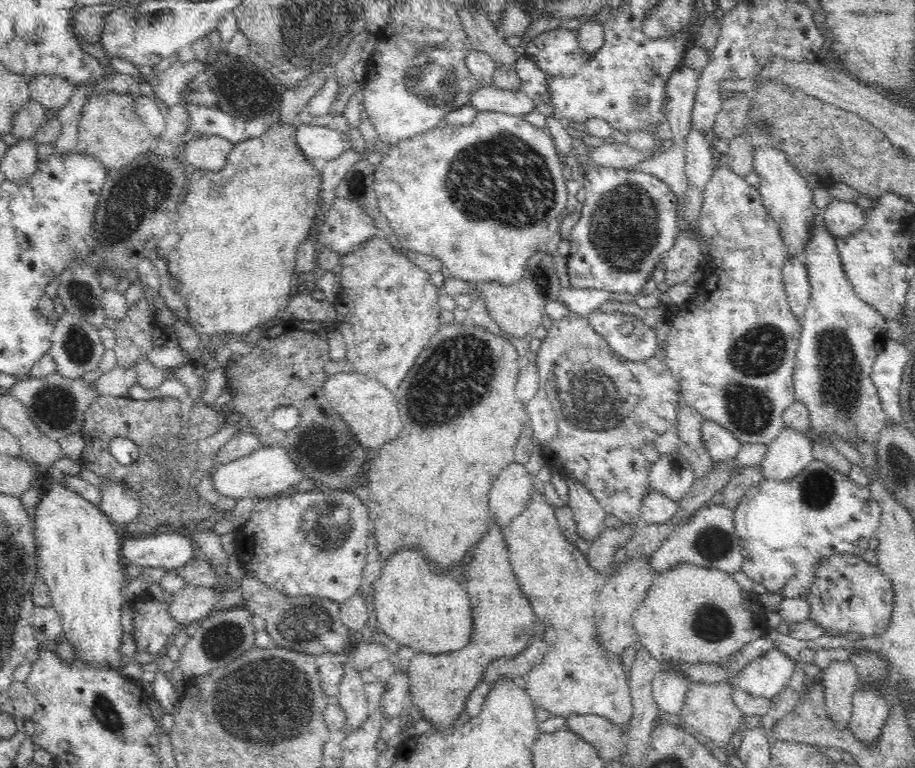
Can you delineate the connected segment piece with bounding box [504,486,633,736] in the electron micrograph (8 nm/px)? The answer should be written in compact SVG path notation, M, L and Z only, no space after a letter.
M540 486L535 487L530 494L530 502L526 504L526 510L514 516L510 530L504 534L510 550L510 562L524 597L533 608L537 620L557 632L557 639L554 640L554 645L550 646L550 652L537 666L523 675L521 681L536 708L548 710L553 716L566 717L570 714L603 716L615 726L622 728L628 736L633 715L628 673L624 673L621 659L612 659L606 655L606 651L597 640L598 633L595 632L597 599L608 580L608 571L602 573L592 568L585 554L573 542L566 540L559 529L553 508L554 506L546 501Z

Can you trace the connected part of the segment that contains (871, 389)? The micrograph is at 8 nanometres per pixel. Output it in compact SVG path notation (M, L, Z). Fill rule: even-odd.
M821 215L814 220L810 241L806 244L805 258L804 265L811 284L811 297L801 322L798 360L796 360L796 368L793 372L794 400L804 403L808 409L810 434L822 437L836 434L845 441L857 440L857 442L875 445L878 442L880 431L889 422L871 377L876 356L882 352L888 340L885 328L886 318L873 306L858 298L843 269L835 236L823 224Z

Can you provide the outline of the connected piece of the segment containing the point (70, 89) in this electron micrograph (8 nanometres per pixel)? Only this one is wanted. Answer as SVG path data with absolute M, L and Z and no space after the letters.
M54 74L38 75L28 80L29 93L32 100L44 109L59 111L72 98L75 86Z

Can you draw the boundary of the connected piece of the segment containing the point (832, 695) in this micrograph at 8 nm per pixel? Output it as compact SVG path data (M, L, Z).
M834 661L822 670L825 705L830 721L838 729L846 729L853 717L853 694L859 682L856 667L850 661Z

